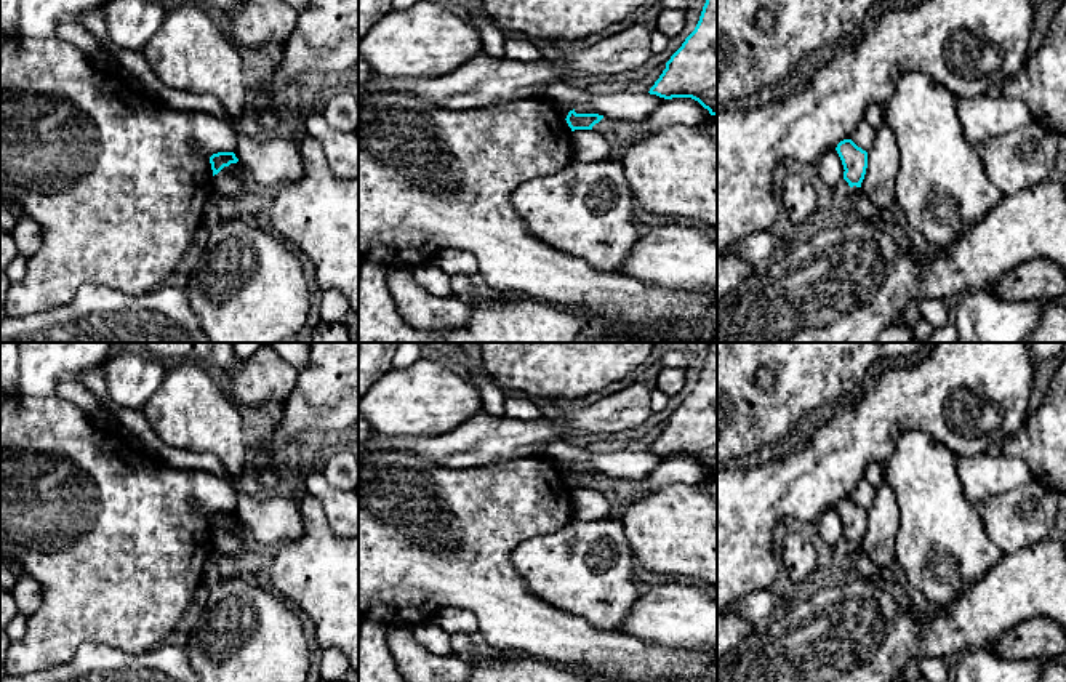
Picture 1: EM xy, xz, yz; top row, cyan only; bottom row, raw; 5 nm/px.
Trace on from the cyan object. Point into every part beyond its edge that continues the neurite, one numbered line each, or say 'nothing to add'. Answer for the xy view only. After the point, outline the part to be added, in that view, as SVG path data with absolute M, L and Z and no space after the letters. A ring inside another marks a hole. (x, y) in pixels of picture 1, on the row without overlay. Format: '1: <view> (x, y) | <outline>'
nothing to add

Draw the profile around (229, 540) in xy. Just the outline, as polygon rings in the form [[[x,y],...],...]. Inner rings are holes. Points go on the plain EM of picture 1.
[[[237,520],[224,525],[218,533],[213,535],[213,548],[222,557],[235,557],[243,549],[243,530],[245,525]]]

